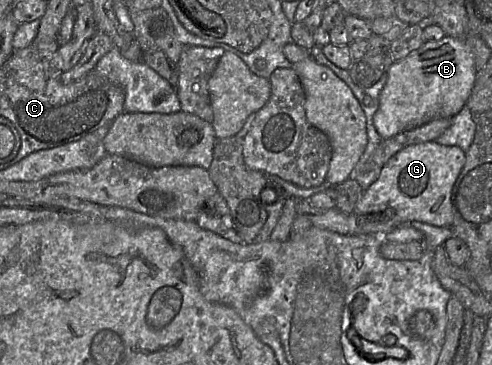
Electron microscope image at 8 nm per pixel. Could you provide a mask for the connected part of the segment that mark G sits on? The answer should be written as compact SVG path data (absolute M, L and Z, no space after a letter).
M435 141L408 146L381 167L379 177L363 191L353 213L357 218L367 220L377 220L380 216L381 223L412 223L417 220L451 228L452 189L465 161L466 152L457 146Z

